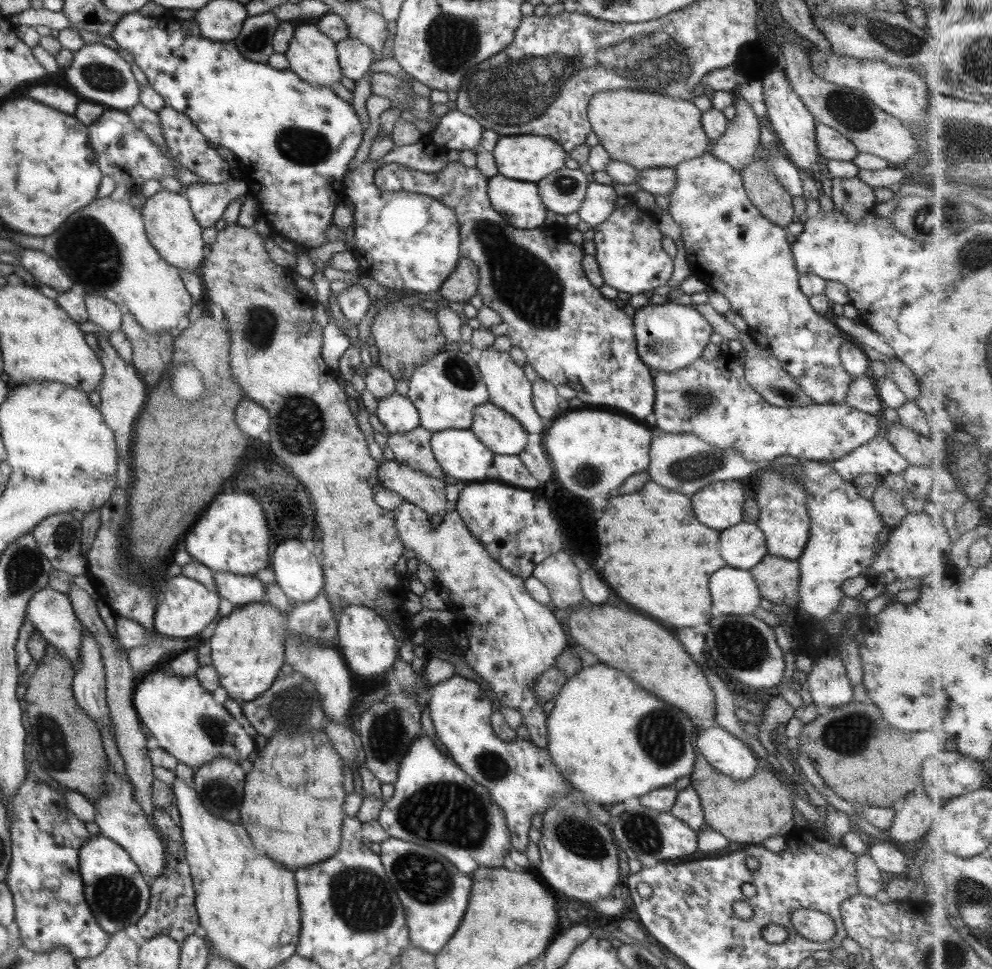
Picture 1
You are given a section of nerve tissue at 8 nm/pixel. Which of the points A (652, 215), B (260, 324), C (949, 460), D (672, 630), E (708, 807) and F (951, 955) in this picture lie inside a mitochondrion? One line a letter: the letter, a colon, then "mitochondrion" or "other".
A: other
B: mitochondrion
C: other
D: other
E: other
F: mitochondrion

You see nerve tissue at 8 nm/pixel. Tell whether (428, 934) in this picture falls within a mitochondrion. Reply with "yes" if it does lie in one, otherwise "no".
no

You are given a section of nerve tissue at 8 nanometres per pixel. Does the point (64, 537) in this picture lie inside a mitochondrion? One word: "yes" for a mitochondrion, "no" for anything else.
yes

